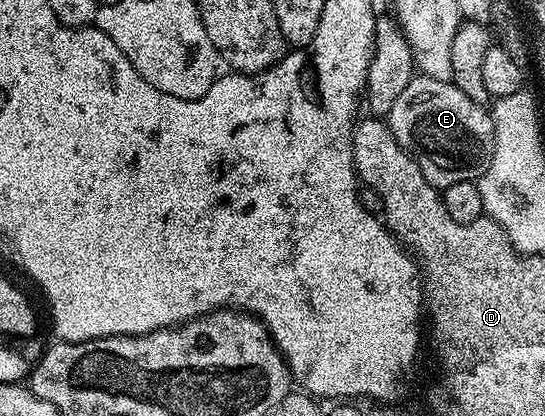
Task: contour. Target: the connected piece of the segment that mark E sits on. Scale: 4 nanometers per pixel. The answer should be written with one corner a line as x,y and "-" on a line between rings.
412,78
393,103
389,125
397,144
421,168
428,184
436,188
478,180
493,156
494,121
490,109
469,100
451,81

